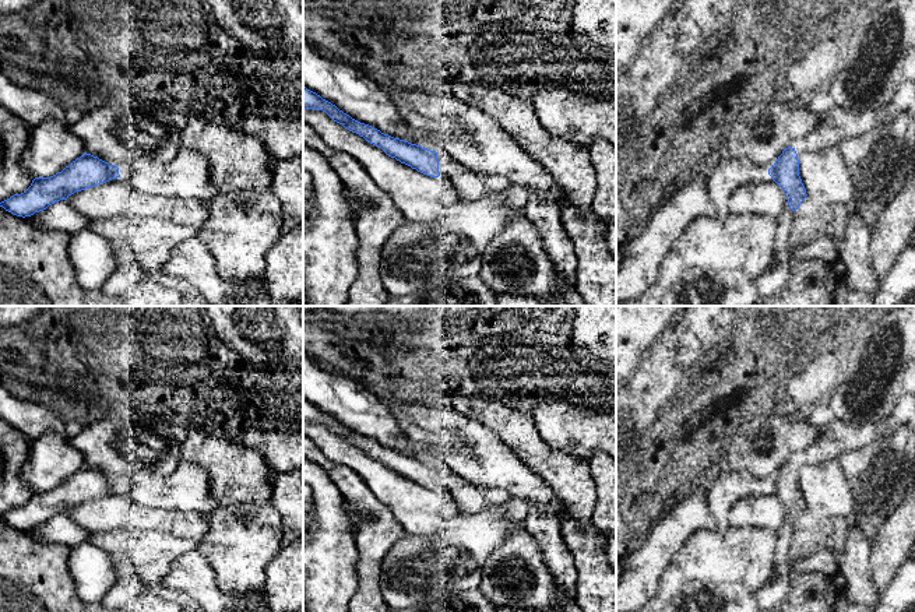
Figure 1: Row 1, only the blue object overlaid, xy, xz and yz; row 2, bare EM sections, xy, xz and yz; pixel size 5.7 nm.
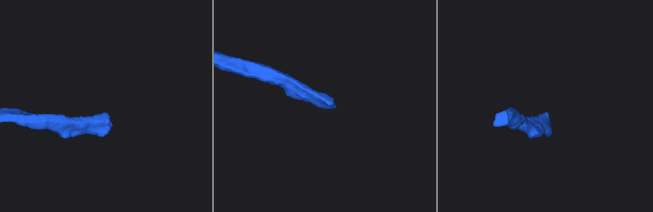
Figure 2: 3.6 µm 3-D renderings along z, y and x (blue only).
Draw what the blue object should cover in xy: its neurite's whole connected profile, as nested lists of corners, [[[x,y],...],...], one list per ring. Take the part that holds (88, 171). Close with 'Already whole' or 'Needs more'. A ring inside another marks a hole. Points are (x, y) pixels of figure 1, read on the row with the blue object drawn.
[[[84,152],[61,172],[50,177],[35,177],[24,193],[14,194],[1,201],[0,207],[17,217],[25,218],[46,210],[60,200],[67,200],[75,191],[117,177],[120,177],[117,166]]]. Already whole

